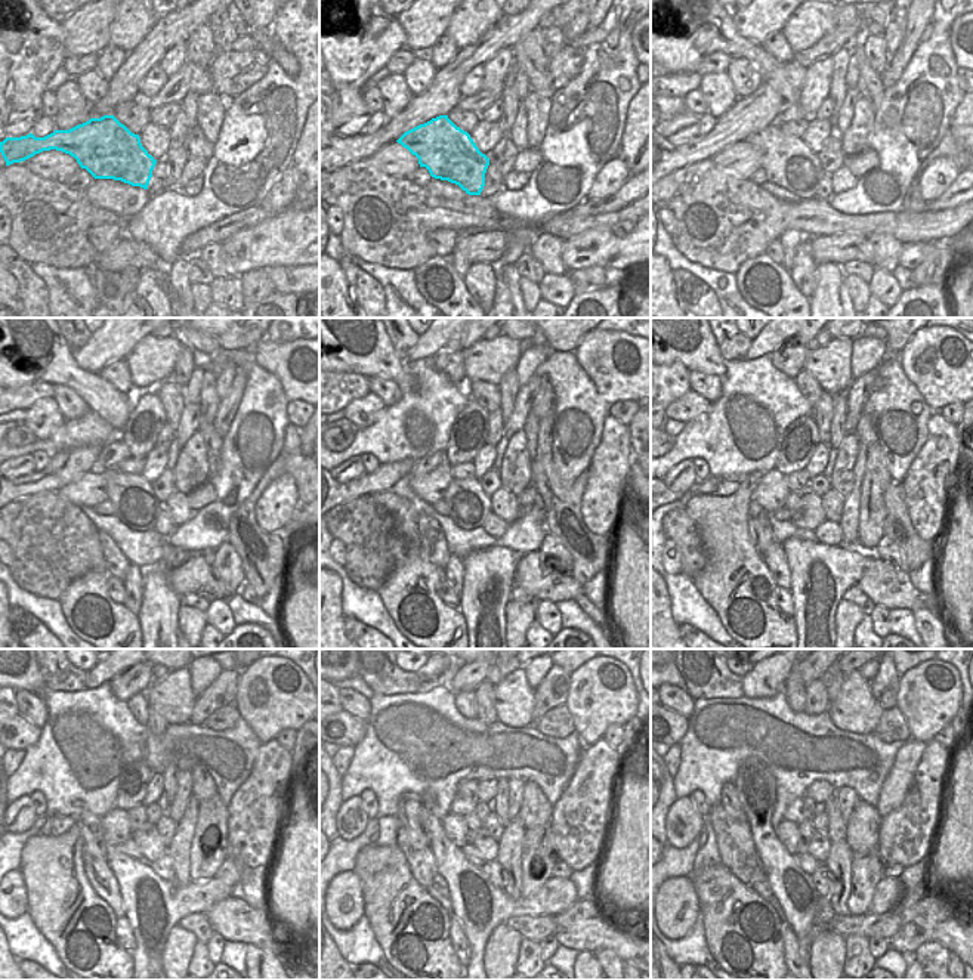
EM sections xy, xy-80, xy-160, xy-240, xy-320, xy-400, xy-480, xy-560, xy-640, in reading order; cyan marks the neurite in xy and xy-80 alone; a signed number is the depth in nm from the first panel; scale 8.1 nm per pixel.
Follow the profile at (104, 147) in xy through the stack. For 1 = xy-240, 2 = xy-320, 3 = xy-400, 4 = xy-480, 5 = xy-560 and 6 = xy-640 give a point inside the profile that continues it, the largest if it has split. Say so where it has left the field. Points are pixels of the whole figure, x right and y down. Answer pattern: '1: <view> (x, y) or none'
1: xy-240 (135, 504)
2: xy-320 (469, 506)
3: xy-400 (805, 506)
4: xy-480 (147, 838)
5: xy-560 (485, 844)
6: xy-640 (819, 846)

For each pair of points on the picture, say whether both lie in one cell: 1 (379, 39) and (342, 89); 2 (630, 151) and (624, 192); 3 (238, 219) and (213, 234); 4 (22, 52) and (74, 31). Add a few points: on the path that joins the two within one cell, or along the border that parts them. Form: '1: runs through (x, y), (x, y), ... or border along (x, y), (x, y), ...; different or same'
1: runs through (367, 50), (349, 68), (348, 77); same
2: border along (632, 173), (635, 175); different
3: runs through (232, 225), (219, 231); same
4: border along (59, 22), (65, 55); different

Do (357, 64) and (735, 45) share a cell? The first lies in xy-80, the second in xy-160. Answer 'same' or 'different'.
same

